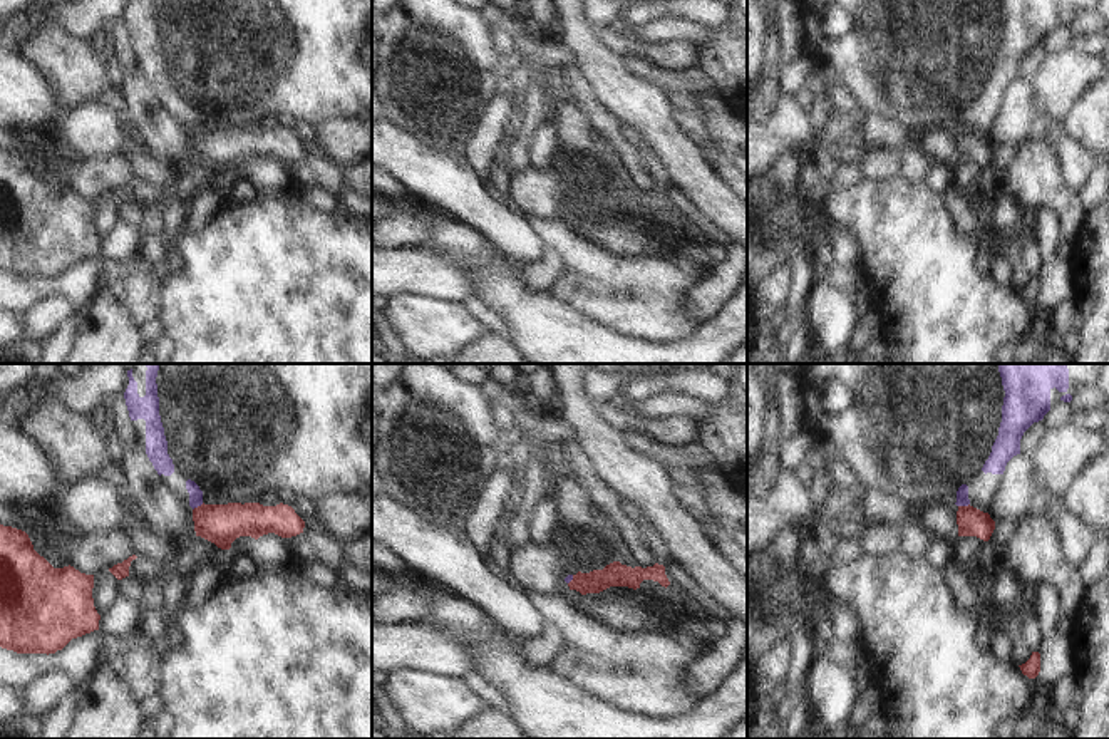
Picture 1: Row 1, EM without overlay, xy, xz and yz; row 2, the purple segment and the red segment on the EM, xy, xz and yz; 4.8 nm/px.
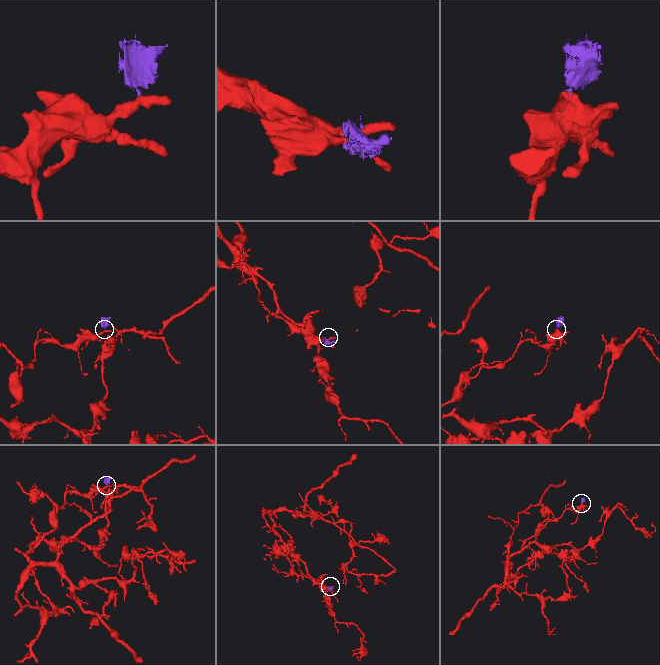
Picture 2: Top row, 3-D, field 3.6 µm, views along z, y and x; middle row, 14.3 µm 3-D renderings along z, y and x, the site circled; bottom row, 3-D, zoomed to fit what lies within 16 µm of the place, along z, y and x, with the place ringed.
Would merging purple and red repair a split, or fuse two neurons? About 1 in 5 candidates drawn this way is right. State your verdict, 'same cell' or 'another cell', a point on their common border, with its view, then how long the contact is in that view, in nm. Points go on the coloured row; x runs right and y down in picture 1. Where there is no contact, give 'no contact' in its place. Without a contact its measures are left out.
another cell | yz (964, 505) | 60 nm

